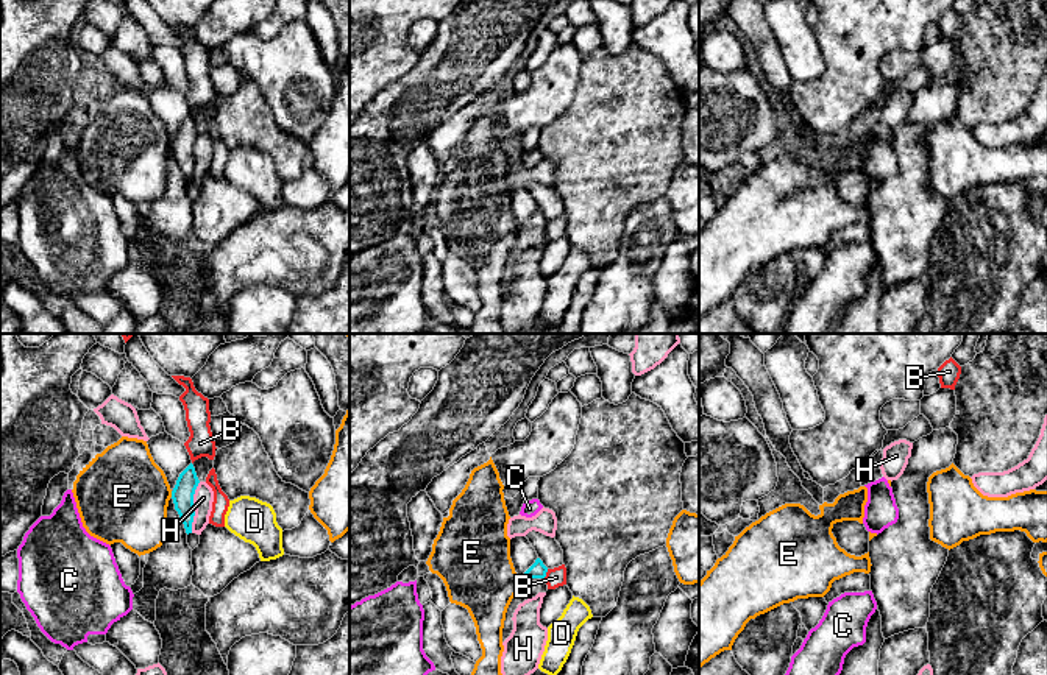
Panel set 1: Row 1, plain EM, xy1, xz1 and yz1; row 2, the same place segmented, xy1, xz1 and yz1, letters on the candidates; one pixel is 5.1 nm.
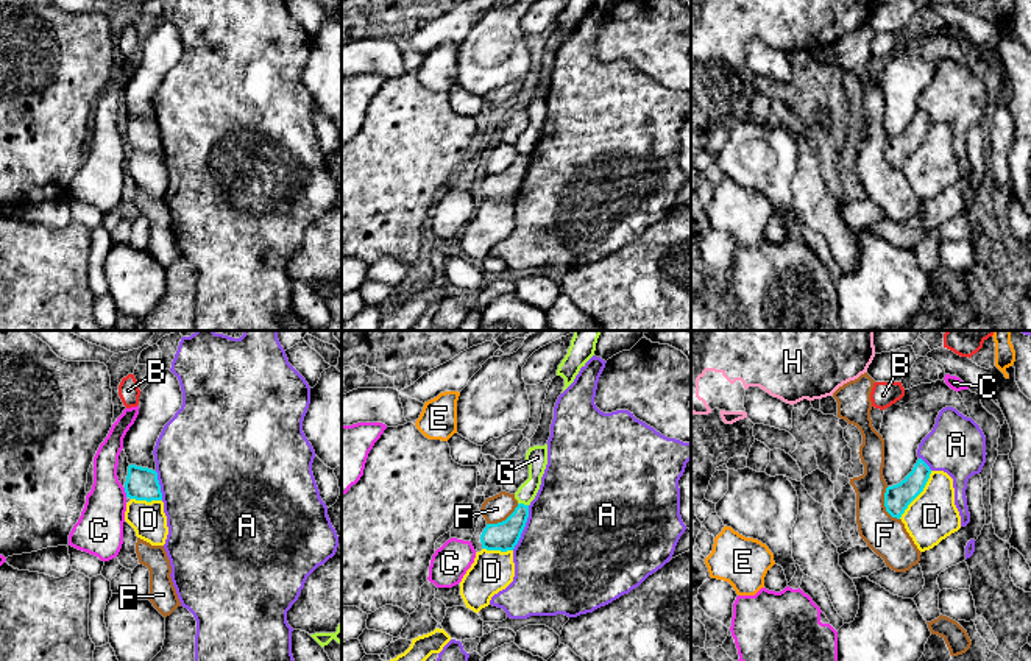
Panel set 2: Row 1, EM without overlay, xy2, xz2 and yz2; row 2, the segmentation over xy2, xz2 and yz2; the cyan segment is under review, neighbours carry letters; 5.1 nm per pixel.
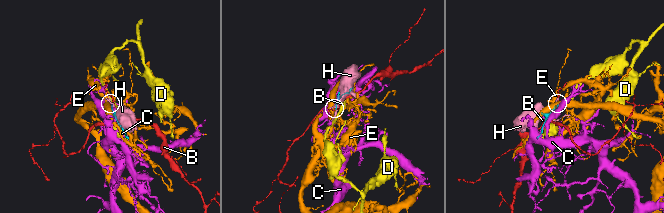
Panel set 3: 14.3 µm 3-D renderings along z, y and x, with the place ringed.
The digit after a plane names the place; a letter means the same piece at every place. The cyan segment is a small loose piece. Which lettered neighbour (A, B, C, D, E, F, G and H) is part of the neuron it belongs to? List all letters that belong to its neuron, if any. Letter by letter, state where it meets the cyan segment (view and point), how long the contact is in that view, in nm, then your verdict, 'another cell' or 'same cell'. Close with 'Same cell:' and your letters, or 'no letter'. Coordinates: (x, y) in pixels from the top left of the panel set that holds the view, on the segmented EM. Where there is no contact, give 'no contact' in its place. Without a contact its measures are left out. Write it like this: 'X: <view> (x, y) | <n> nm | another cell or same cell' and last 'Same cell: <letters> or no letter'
A: xz2 (524, 526) | 240 nm | another cell
B: xz1 (545, 574) | 50 nm | another cell
C: xy2 (125, 491) | 50 nm | another cell
D: yz2 (919, 493) | 300 nm | another cell
E: xy1 (172, 494) | 30 nm | another cell
F: yz2 (885, 505) | 190 nm | another cell
G: xz2 (523, 504) | 60 nm | another cell
H: xy1 (192, 507) | 260 nm | another cell
Same cell: no letter

